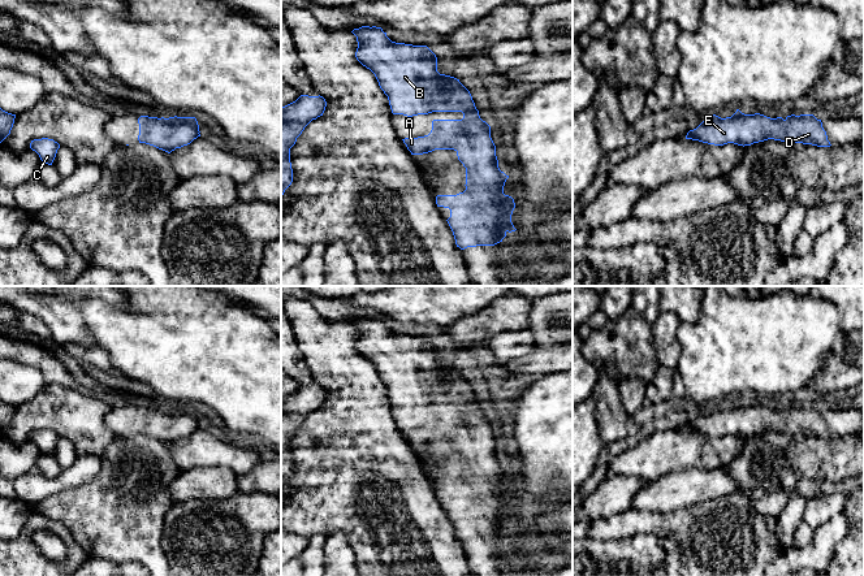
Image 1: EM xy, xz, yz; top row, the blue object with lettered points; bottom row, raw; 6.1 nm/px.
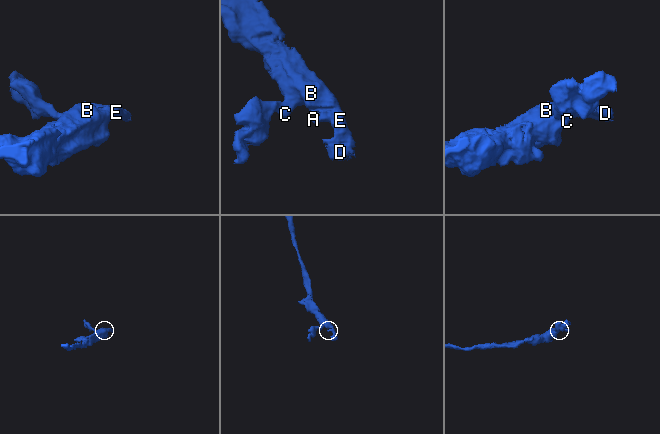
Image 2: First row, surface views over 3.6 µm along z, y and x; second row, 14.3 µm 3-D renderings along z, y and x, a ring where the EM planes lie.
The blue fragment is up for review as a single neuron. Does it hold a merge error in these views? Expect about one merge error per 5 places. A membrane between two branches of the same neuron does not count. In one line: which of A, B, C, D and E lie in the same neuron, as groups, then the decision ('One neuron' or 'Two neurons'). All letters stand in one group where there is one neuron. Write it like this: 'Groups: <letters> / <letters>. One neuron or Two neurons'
Groups: A B C D E. One neuron

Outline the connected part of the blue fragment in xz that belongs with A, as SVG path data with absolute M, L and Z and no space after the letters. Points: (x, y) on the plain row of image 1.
M362 317L351 322L357 328L357 351L370 360L380 380L388 387L393 406L407 408L432 403L462 403L462 411L433 411L428 426L402 430L411 446L423 446L435 441L454 441L466 459L466 481L457 486L437 486L437 498L450 501L446 511L457 538L465 541L476 537L494 537L515 523L511 506L514 490L504 485L509 467L498 459L496 437L491 429L491 417L479 407L470 382L459 371L437 363L437 348L427 337L392 333L381 319Z

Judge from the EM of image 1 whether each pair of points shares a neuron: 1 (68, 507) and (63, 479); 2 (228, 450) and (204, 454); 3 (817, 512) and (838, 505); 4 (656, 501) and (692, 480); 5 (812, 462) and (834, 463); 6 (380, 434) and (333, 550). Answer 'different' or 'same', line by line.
1: different
2: same
3: same
4: same
5: same
6: different

